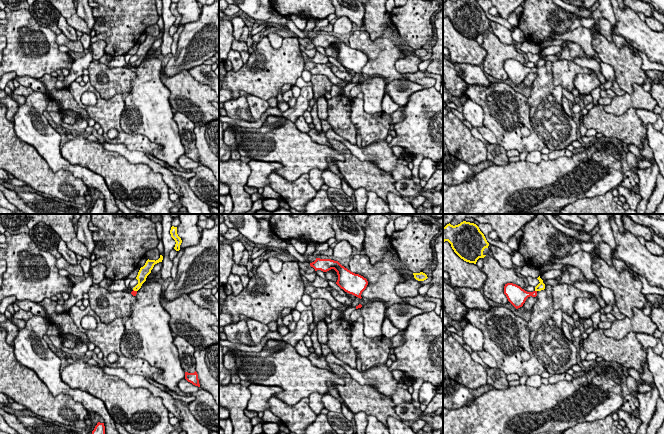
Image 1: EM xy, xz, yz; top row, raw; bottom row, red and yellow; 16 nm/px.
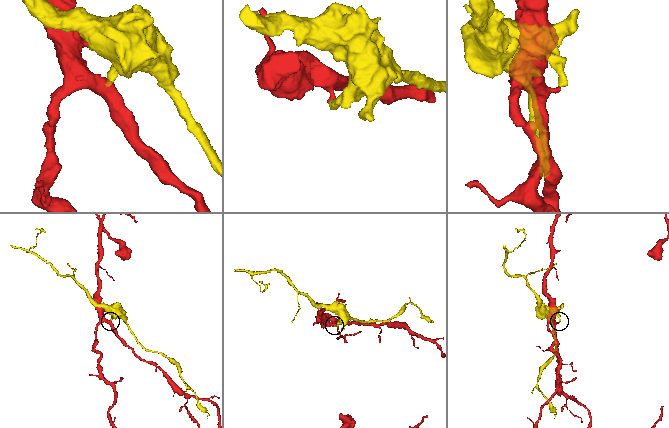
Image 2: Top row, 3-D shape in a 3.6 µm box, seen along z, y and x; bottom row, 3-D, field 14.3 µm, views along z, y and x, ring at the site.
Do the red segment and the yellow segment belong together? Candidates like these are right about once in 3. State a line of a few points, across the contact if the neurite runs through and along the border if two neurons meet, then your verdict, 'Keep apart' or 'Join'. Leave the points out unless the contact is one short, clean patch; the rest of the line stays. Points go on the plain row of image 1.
Line: xy (133, 65), (136, 67). Keep apart

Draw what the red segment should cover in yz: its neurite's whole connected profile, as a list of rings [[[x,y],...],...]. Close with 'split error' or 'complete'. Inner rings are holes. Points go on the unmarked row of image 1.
[[[507,59],[504,62],[504,70],[506,71],[508,77],[516,84],[520,84],[525,79],[526,75],[530,72],[536,73],[537,67],[527,68],[520,62]]]; complete

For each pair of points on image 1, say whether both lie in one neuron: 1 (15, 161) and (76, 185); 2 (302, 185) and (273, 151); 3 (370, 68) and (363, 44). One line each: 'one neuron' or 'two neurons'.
1: one neuron
2: two neurons
3: one neuron

